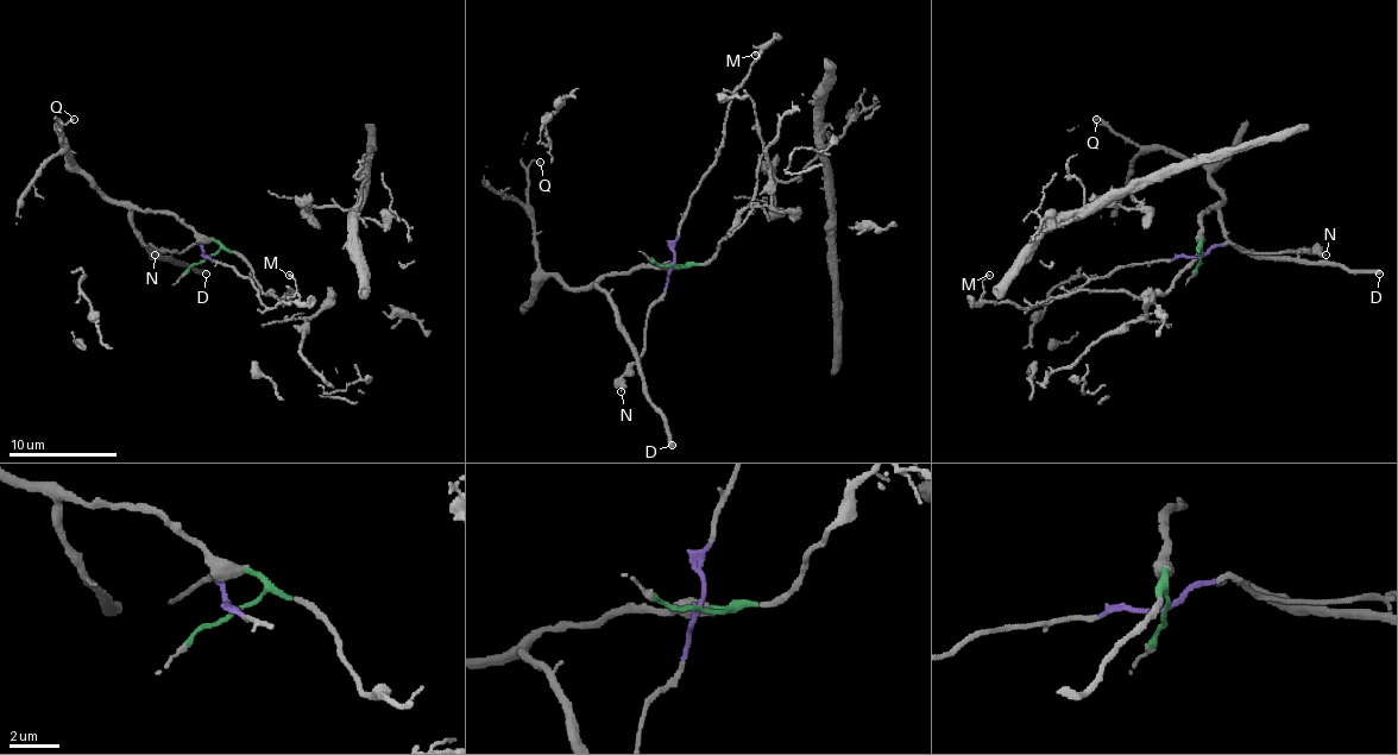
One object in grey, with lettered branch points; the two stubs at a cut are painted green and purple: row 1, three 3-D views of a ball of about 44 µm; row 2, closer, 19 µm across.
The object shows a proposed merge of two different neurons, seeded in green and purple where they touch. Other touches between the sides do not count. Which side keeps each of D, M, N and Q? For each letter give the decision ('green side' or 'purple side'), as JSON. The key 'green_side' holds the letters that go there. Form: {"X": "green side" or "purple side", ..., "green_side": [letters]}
{"D": "green side", "M": "purple side", "N": "purple side", "Q": "green side", "green_side": ["D", "Q"]}

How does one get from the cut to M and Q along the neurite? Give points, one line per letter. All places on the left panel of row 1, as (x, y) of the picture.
M: (207, 256), (256, 285), (266, 307), (296, 299), (296, 283), (288, 275)
Q: (207, 256), (220, 245), (201, 239), (171, 215), (109, 202), (73, 164), (62, 143), (62, 124), (75, 118)

